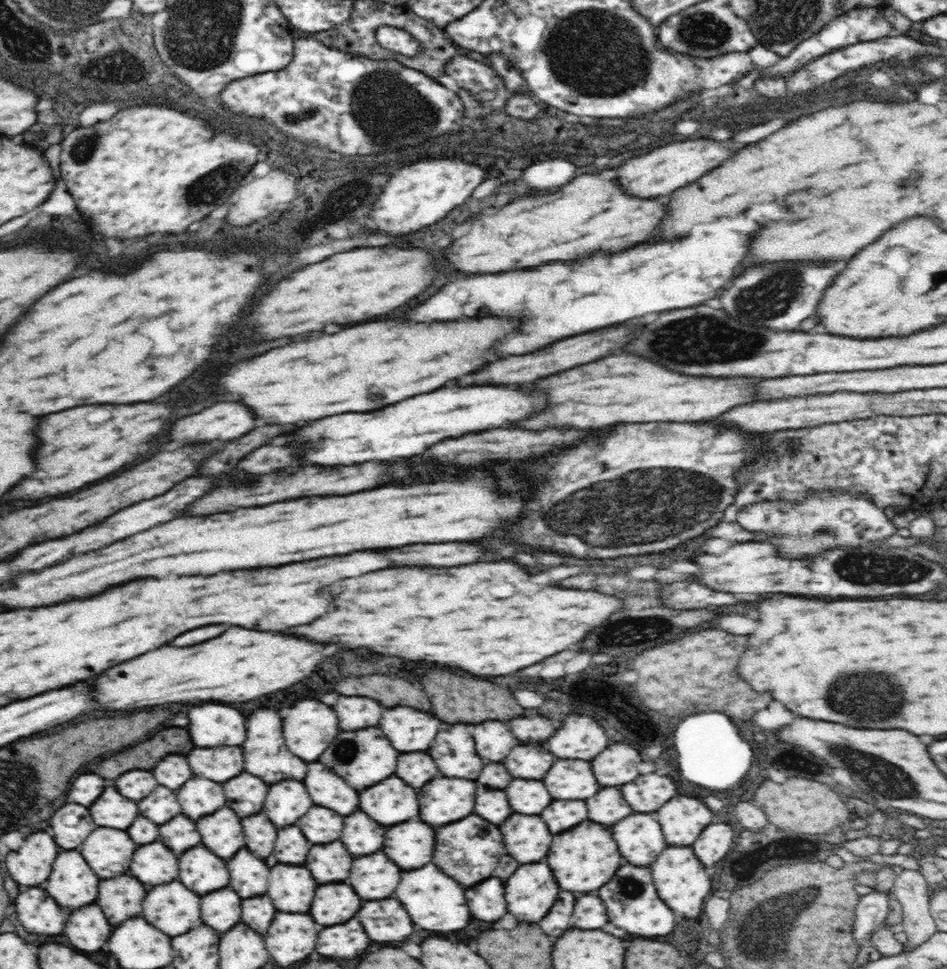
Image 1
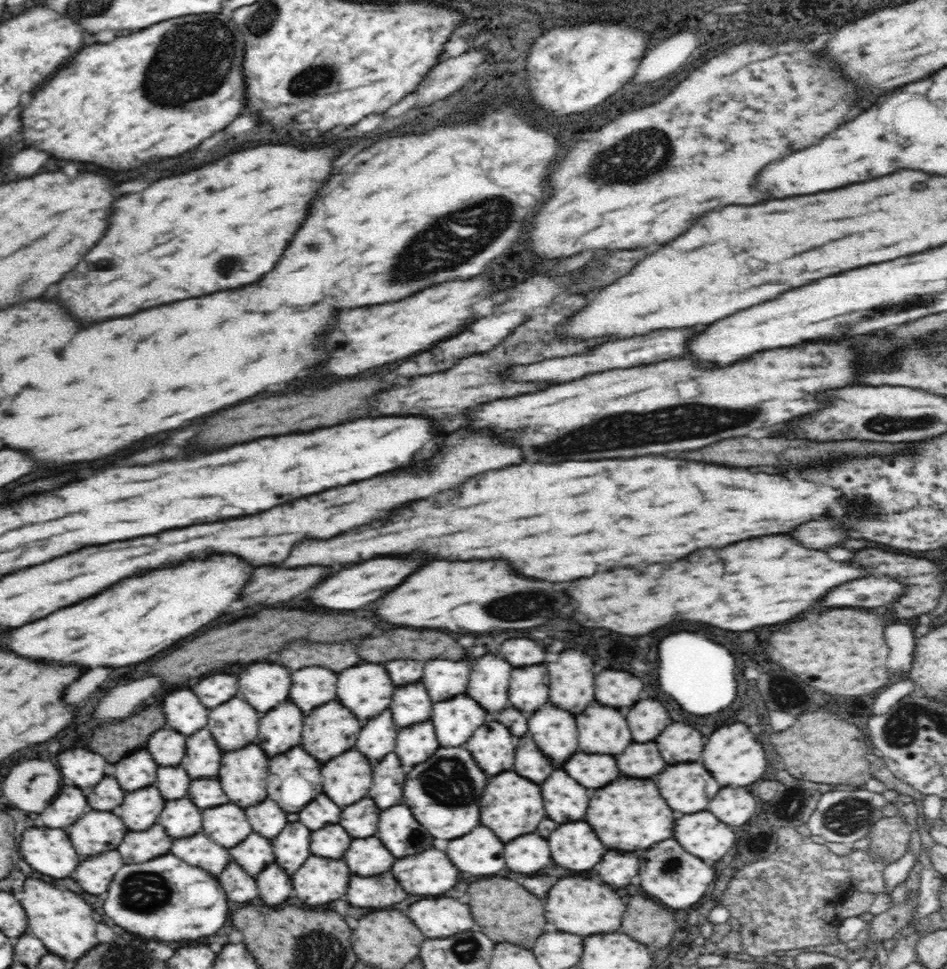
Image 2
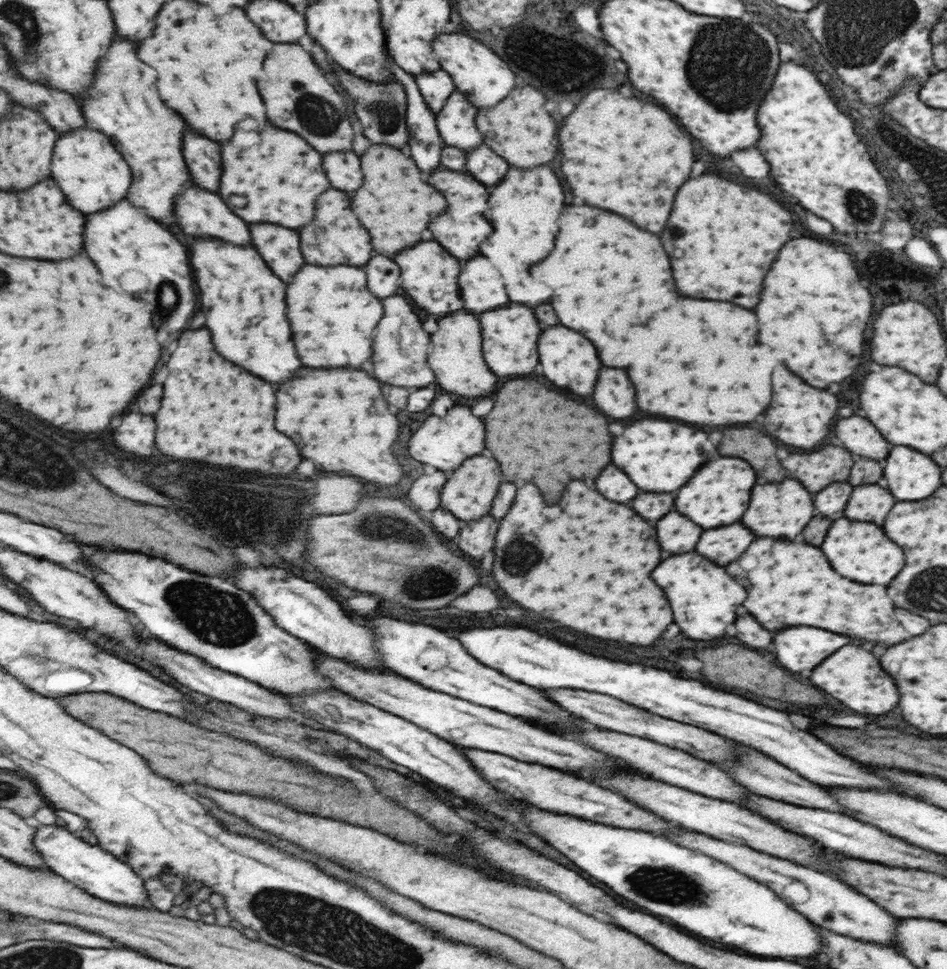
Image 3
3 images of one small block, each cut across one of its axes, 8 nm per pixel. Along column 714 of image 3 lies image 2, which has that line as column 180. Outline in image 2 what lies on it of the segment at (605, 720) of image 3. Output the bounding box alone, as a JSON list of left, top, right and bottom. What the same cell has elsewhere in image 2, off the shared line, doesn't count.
[148,728,186,766]

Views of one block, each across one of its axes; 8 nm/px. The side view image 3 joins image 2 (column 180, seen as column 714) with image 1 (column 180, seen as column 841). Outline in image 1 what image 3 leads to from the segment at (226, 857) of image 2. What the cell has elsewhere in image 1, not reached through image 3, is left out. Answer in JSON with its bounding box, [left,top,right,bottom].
[142,882,202,936]

